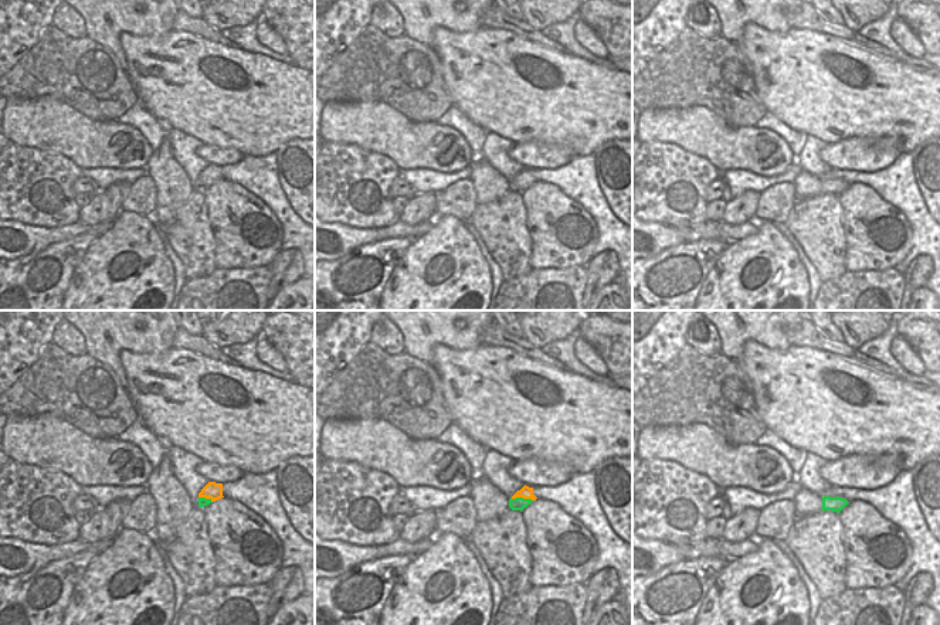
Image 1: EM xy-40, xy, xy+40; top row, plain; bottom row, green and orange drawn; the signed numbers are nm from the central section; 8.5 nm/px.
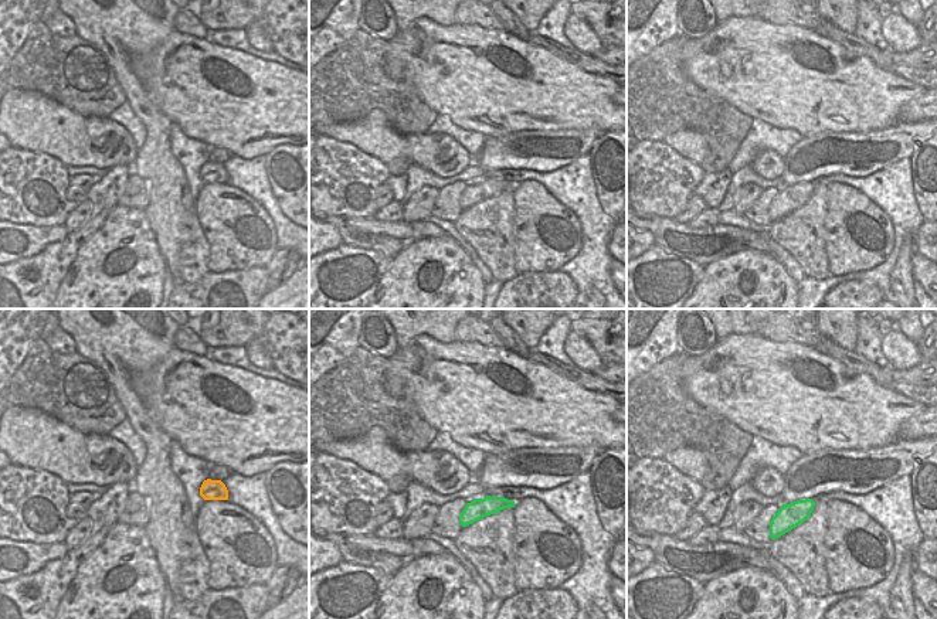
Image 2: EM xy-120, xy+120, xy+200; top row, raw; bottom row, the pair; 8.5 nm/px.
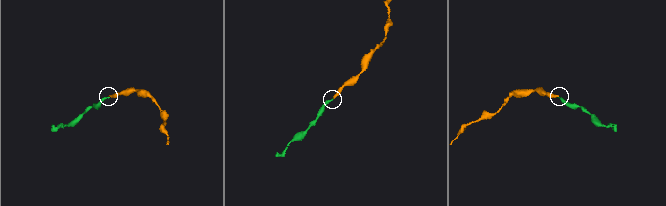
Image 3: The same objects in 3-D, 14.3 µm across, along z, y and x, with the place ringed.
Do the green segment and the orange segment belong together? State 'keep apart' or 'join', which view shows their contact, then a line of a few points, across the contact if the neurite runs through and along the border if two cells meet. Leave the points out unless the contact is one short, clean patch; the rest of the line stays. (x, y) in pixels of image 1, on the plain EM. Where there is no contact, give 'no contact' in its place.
join; contact in xy; line xy (519, 186), (522, 180), (526, 175)

